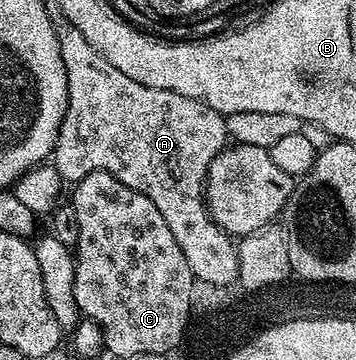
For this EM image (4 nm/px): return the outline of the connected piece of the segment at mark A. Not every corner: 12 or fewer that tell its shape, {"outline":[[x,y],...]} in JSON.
{"outline":[[58,24],[62,182],[107,171],[215,283],[225,117],[135,83]]}

